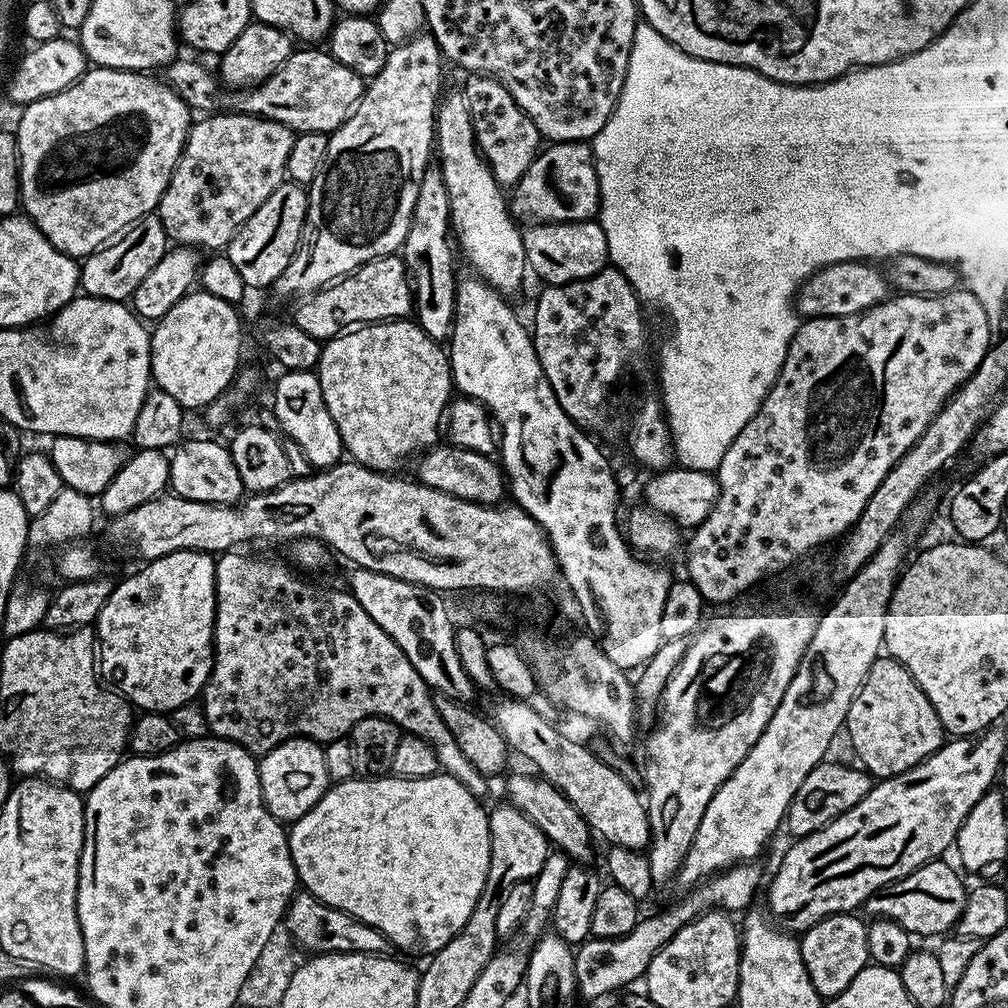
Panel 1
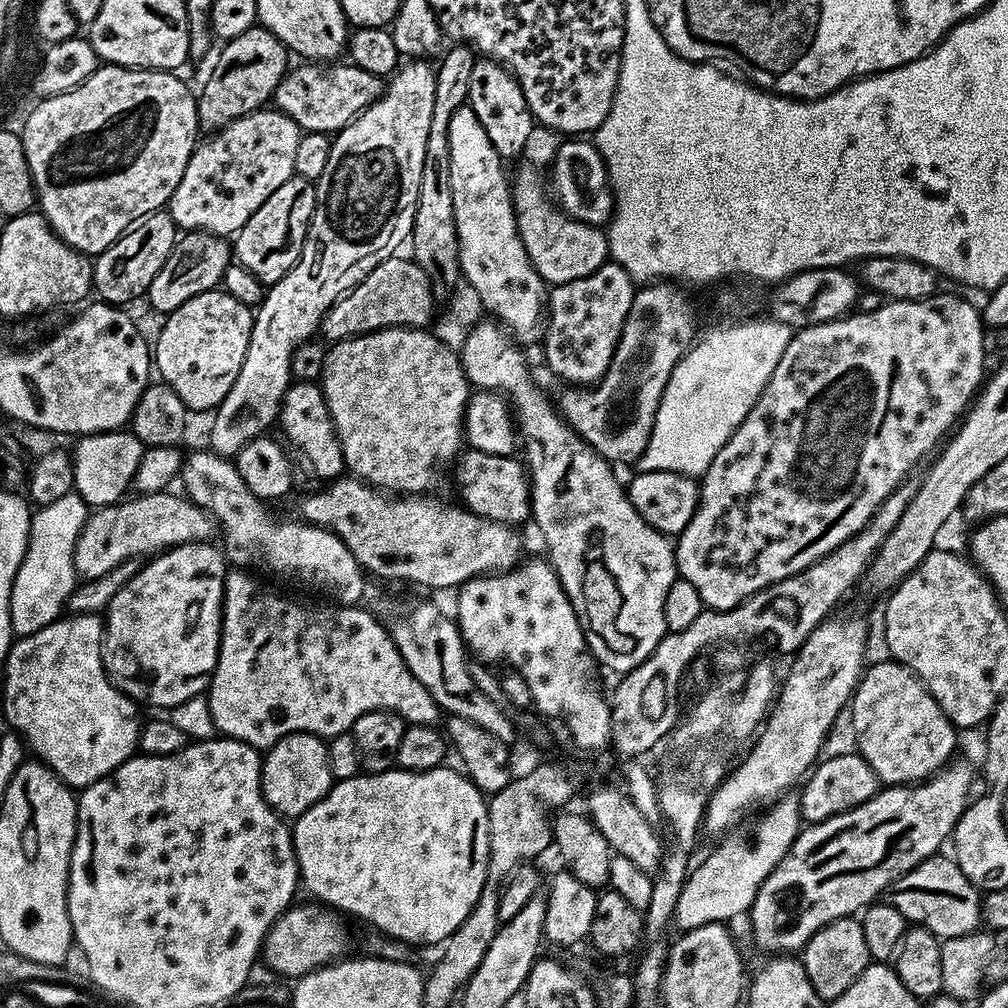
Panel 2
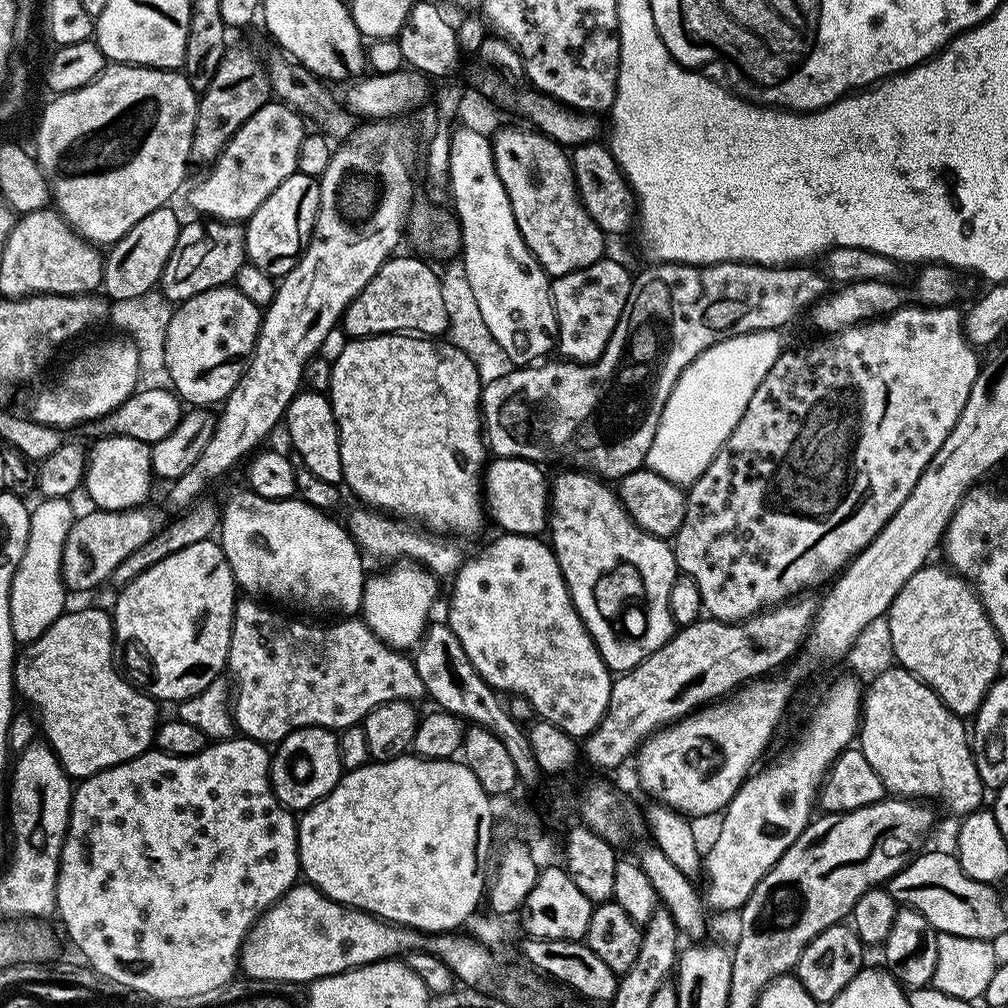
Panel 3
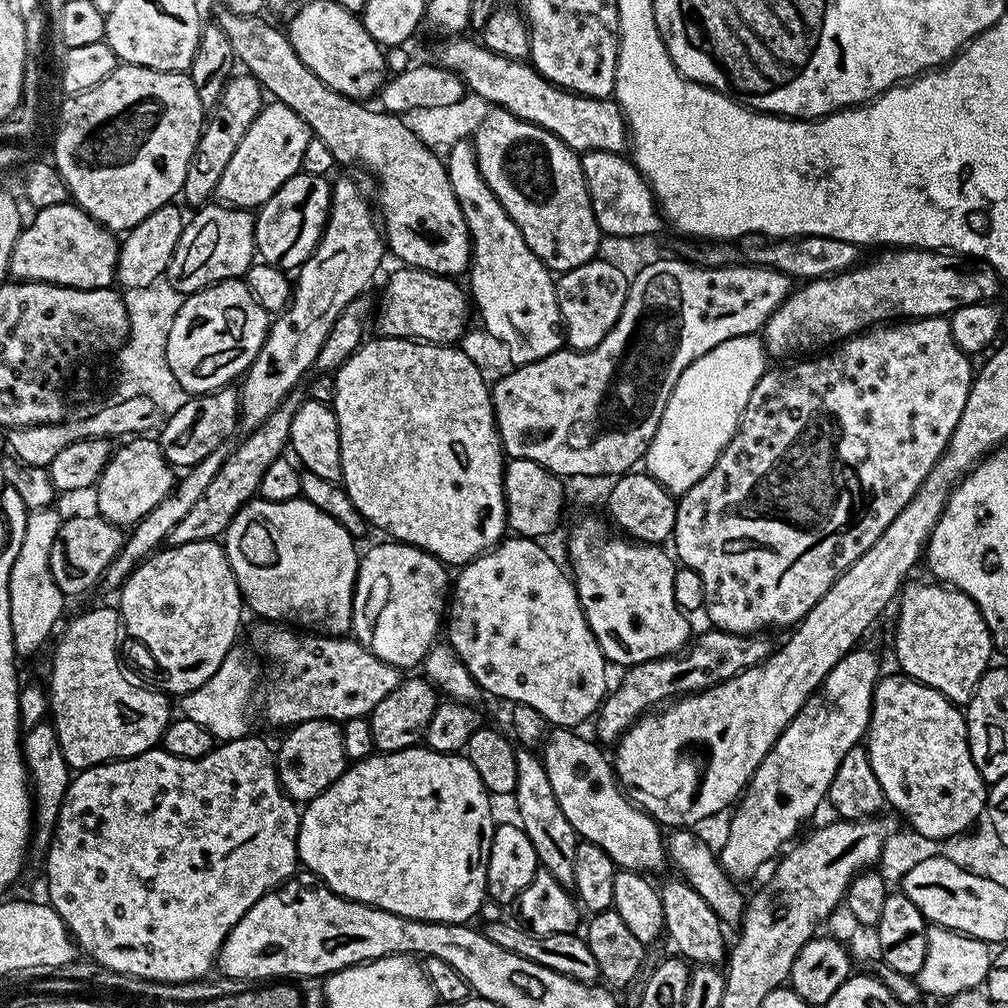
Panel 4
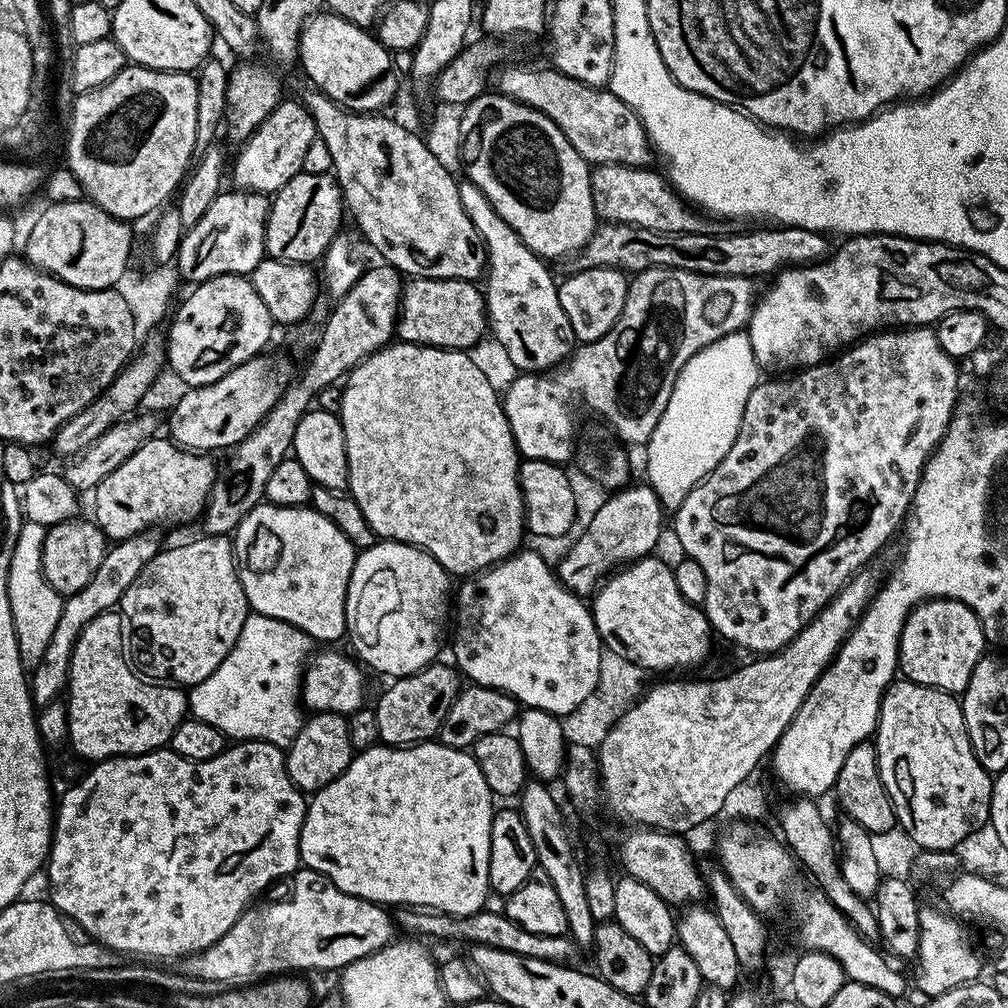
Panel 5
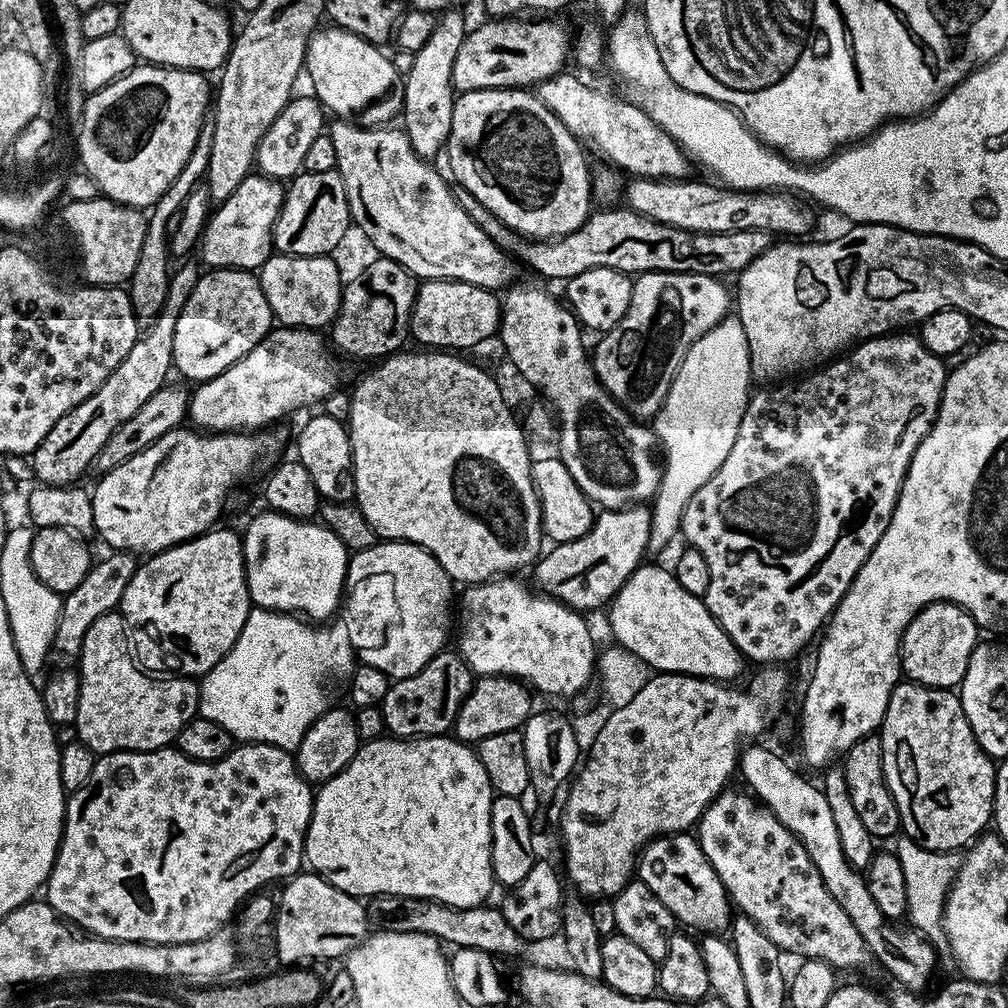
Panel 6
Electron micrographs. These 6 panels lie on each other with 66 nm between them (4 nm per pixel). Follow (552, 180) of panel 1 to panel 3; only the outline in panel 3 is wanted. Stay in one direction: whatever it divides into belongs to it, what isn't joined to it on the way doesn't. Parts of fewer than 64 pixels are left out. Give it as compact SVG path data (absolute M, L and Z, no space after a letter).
M600 142L577 145L570 154L572 161L572 170L575 174L576 190L580 196L584 209L594 219L596 225L603 230L606 236L612 234L622 234L629 230L631 224L633 227L636 216L636 199L632 194L632 189L627 184L623 172L617 165L616 159L611 154L609 147L600 145Z

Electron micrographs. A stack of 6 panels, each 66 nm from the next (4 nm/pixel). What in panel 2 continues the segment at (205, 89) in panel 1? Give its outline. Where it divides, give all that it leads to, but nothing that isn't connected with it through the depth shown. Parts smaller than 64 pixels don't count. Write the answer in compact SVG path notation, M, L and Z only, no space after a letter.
M300 62L285 75L284 80L276 88L274 104L281 112L285 112L304 132L326 132L335 134L356 119L364 109L384 94L385 77L370 74L370 70L362 70L351 62Z

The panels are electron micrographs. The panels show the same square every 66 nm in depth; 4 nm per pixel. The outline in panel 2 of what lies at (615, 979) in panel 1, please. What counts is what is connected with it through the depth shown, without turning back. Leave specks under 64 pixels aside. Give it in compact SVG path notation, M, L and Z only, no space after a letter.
M785 794L763 813L764 817L756 824L756 833L752 836L752 844L744 840L724 840L700 865L689 871L688 879L684 881L682 890L678 894L678 906L674 910L671 927L677 928L677 933L683 934L694 930L698 926L707 924L724 924L735 916L751 913L752 903L766 878L782 862L782 858L790 850L802 831L802 817L800 814L800 797L796 794Z

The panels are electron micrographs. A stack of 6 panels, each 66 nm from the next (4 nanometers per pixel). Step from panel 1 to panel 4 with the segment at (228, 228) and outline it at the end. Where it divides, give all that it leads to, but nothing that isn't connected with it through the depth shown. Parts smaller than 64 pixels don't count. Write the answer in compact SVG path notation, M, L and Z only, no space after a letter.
M279 102L265 103L258 118L250 122L246 138L242 138L238 150L234 150L234 158L230 158L226 165L215 195L233 208L259 209L290 177L301 171L306 142L313 138L312 129L294 114L294 110L290 110L290 106Z

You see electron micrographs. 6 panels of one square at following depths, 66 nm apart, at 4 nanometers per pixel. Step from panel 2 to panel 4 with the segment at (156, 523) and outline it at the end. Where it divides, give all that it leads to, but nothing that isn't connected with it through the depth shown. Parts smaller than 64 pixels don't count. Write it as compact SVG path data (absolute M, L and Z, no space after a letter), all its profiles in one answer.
M99 514L92 516L72 516L61 523L58 538L50 550L50 574L65 597L80 596L87 588L101 583L104 571L120 553L126 539L125 533L117 525Z

